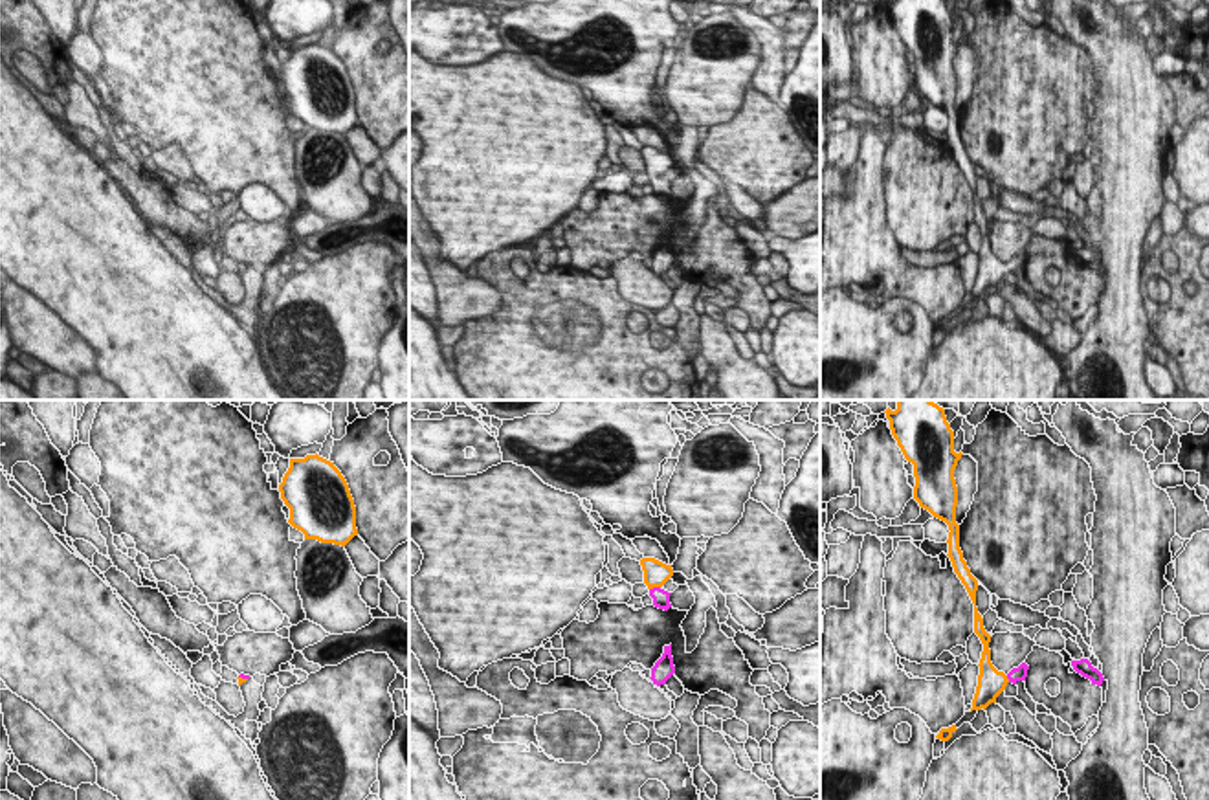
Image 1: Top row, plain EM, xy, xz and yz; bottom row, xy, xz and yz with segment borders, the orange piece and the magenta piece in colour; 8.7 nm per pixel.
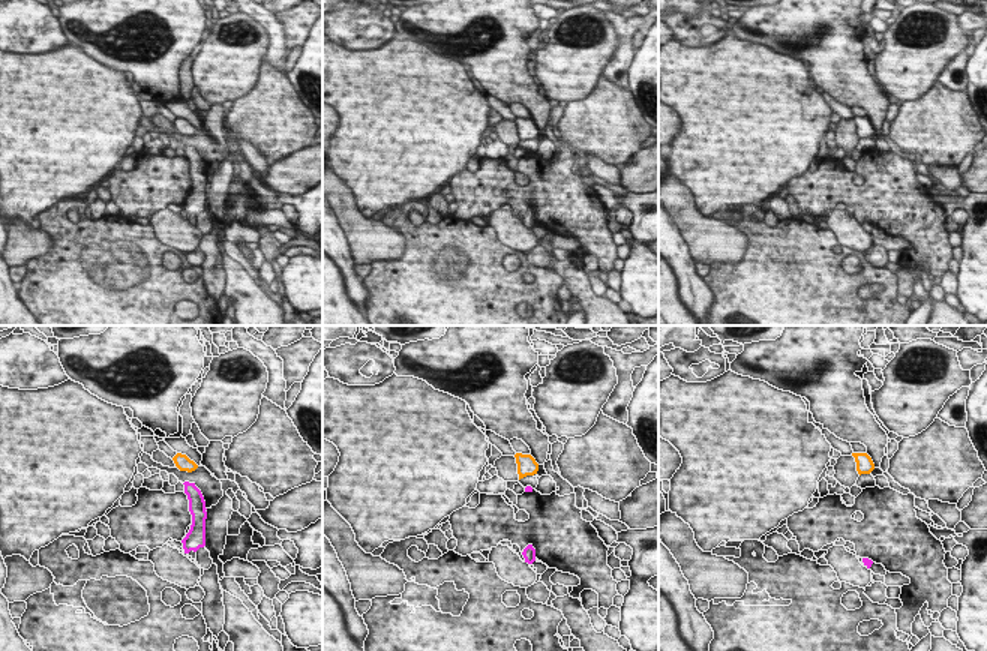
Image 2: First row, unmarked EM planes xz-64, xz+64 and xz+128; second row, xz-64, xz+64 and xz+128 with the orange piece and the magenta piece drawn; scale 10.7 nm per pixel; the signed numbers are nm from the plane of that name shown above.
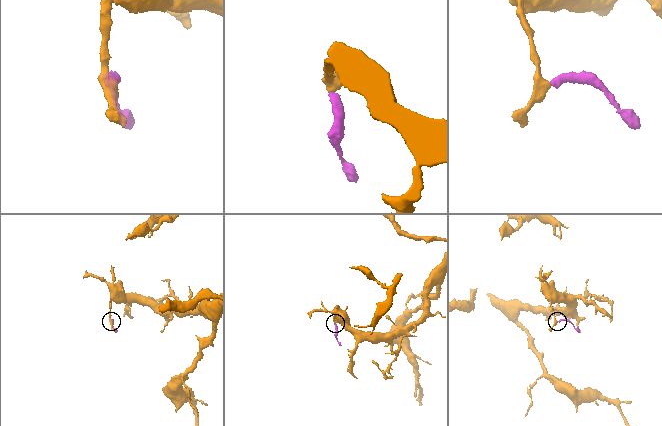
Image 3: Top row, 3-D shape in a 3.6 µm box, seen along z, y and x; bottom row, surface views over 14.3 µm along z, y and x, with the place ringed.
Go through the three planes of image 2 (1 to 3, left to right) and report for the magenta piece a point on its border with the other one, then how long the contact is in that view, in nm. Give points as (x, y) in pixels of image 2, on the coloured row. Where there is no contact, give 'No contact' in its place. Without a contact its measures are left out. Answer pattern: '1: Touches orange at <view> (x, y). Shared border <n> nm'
1: No contact
2: No contact
3: No contact.

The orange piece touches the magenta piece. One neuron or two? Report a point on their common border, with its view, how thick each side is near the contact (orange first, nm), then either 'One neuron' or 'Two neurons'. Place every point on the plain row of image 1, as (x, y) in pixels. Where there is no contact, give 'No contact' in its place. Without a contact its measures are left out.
Touches orange at xz (654, 175). Thickness 220 nm (orange) against 160 nm. One neuron.

